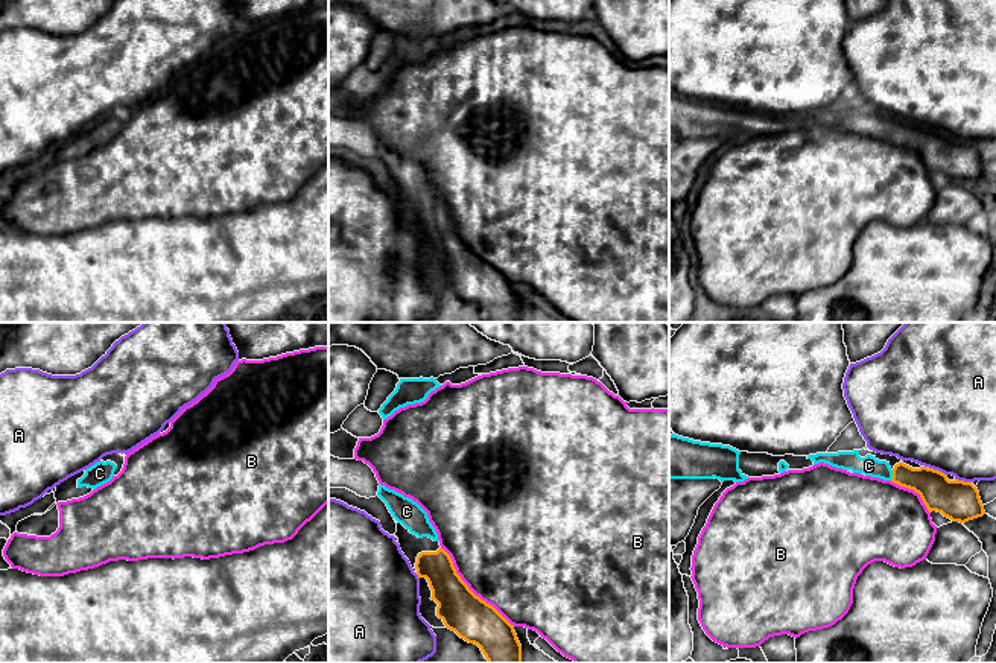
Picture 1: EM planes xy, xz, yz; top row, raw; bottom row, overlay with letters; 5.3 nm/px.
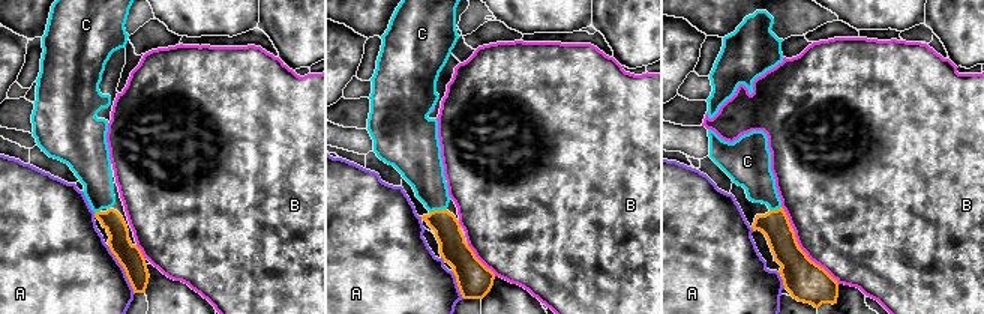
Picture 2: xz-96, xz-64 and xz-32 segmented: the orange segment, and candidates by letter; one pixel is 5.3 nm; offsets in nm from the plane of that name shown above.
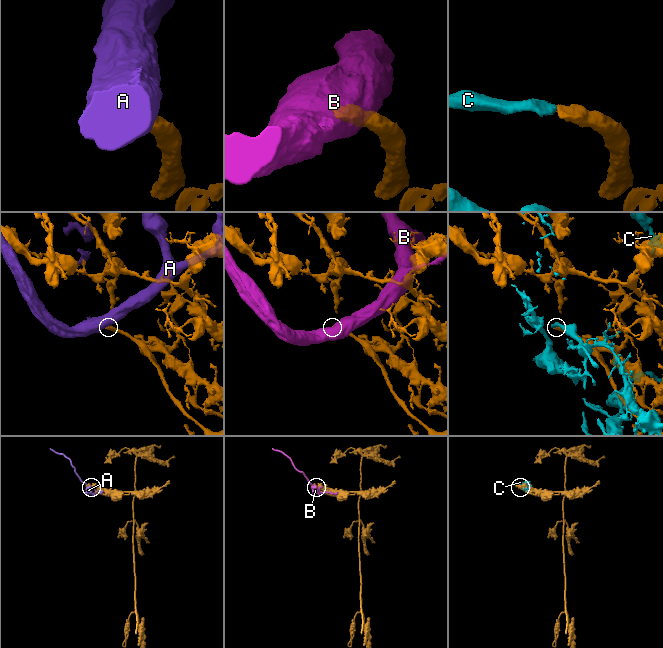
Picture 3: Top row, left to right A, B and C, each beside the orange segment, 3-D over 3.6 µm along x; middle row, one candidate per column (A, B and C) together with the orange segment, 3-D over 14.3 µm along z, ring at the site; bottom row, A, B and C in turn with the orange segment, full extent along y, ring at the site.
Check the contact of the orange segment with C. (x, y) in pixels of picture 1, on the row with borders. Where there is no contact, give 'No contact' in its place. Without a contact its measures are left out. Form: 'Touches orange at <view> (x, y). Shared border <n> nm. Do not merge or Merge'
Touches orange at yz (893, 475). Shared border 60 nm. Merge

